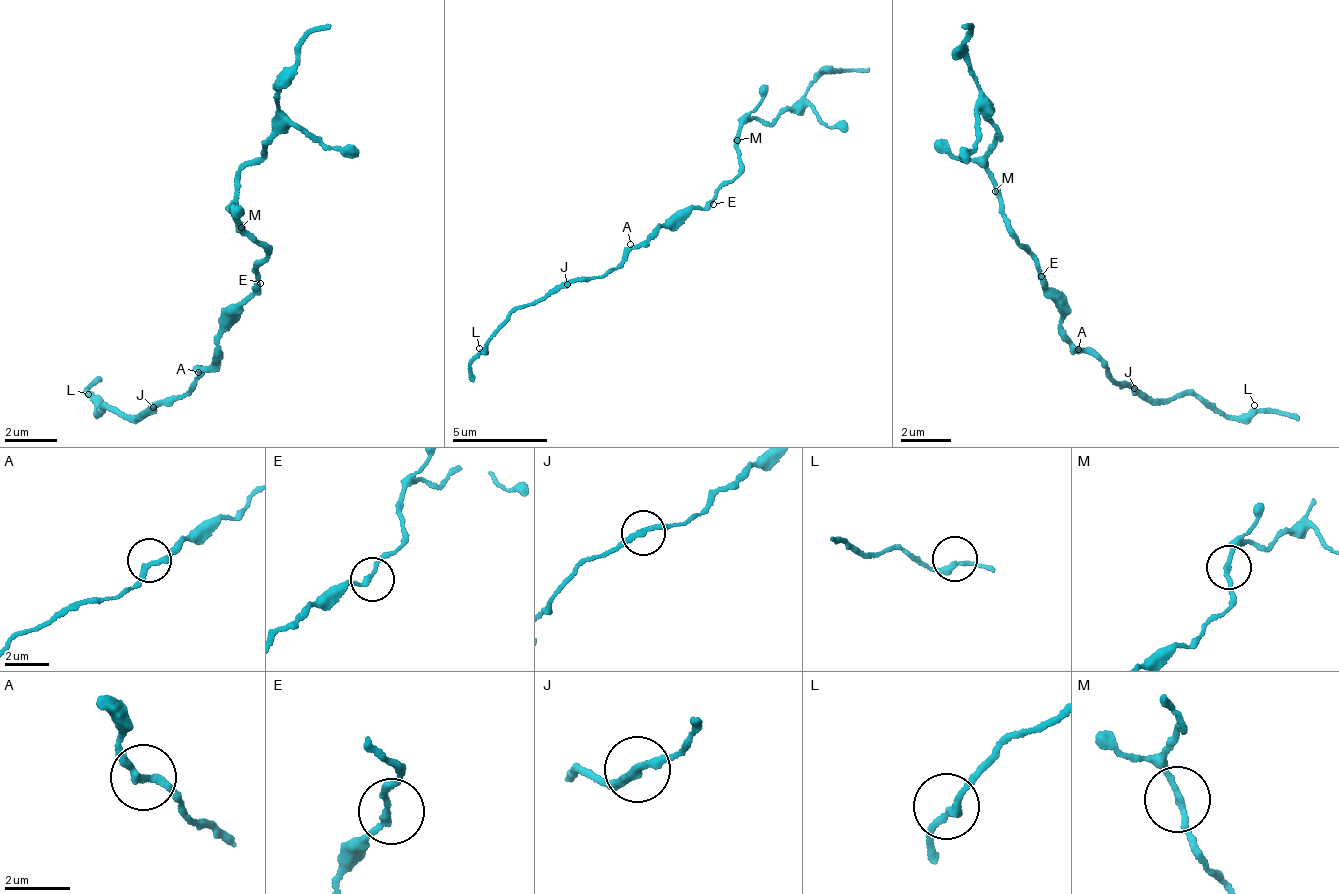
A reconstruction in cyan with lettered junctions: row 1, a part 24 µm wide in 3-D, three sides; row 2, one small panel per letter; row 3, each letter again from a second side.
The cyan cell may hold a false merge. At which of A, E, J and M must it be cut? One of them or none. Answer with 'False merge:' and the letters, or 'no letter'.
False merge: J

